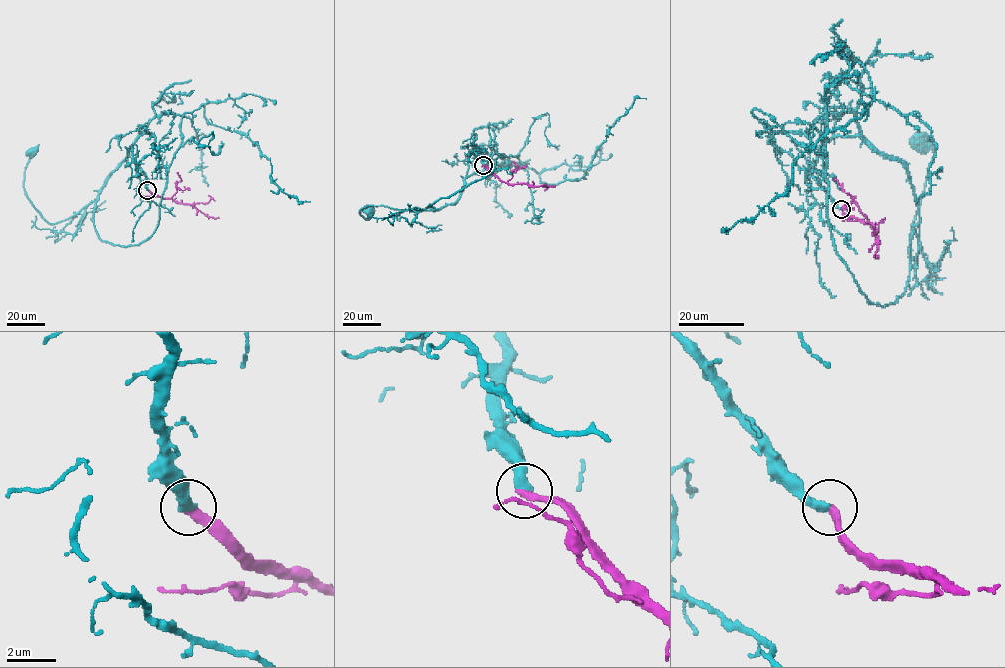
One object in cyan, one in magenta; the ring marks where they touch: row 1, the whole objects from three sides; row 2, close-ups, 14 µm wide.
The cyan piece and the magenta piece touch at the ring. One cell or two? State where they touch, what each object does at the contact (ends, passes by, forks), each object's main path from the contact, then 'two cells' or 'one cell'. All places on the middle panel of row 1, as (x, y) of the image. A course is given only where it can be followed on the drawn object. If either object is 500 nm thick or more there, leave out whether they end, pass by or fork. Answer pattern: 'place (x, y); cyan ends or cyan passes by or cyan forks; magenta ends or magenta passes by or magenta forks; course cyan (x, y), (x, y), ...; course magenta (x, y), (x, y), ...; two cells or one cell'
place (483, 165); cyan ends; magenta ends; course cyan (484, 165), (482, 153), (473, 148), (460, 197), (439, 210), (368, 205), (359, 211), (365, 219), (368, 211); course magenta (484, 165), (510, 184), (555, 186); one cell

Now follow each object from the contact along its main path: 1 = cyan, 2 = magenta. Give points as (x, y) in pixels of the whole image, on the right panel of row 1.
1: (841, 209), (812, 165), (832, 138), (861, 136), (903, 165), (916, 264), (933, 156), (920, 143)
2: (841, 209), (846, 214), (874, 227), (872, 233), (879, 241), (875, 254), (878, 256)

